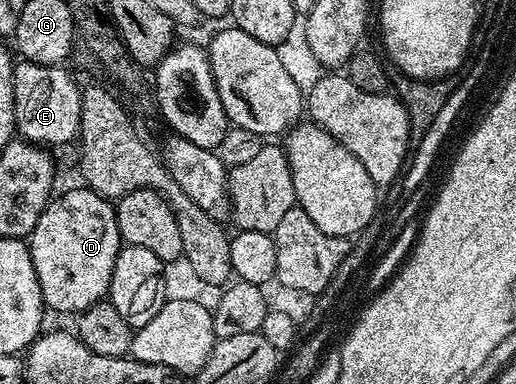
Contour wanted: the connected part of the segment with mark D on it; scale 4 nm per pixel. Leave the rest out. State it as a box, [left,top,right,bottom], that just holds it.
[29,187,121,314]

